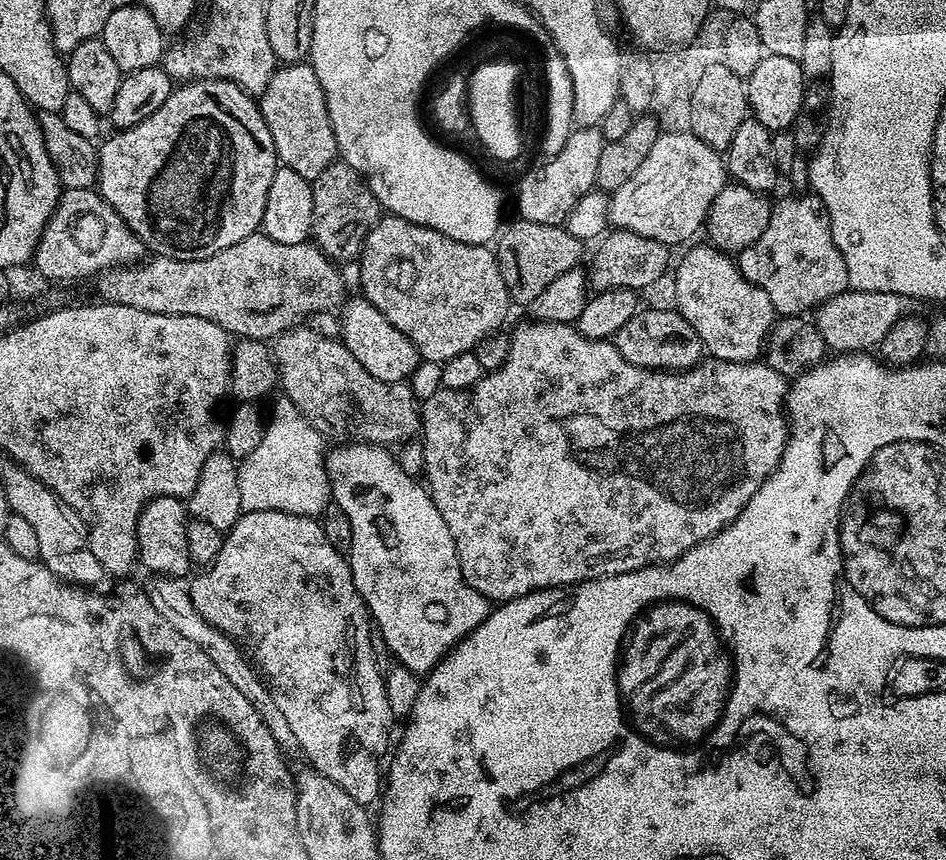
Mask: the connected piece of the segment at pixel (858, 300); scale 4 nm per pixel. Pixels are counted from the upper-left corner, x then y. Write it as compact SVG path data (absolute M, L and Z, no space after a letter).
M854 288L830 298L815 309L814 323L822 334L825 349L836 354L864 354L879 349L891 328L907 317L913 311L911 308L914 308L913 301L902 294Z

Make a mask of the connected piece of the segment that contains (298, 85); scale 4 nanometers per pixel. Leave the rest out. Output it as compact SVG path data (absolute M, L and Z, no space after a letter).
M311 63L277 67L258 103L262 118L270 130L270 138L274 138L277 161L283 167L313 182L322 174L322 170L326 170L337 159L338 149L326 98Z

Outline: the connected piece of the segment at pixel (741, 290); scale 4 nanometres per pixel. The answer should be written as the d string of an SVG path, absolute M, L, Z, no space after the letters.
M707 243L704 244L698 245L697 248L689 247L687 249L689 252L681 258L680 265L676 268L675 311L680 312L682 318L690 322L690 326L694 326L709 357L743 364L759 361L765 351L772 326L778 319L778 314L766 290L759 283L747 280L740 272L739 263L729 253L722 252L719 248L709 246Z

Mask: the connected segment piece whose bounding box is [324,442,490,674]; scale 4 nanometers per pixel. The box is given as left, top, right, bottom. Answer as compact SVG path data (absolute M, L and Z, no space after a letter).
M351 442L341 443L340 448L336 448L327 453L324 465L328 471L328 491L331 499L334 501L336 508L341 508L346 514L346 527L354 530L354 542L352 543L352 551L350 553L350 563L352 565L352 577L354 578L354 586L358 590L358 594L364 600L364 605L368 608L368 614L371 623L378 629L382 630L382 635L386 640L386 646L397 663L406 666L410 671L417 674L427 674L456 647L460 641L466 639L476 627L488 617L490 611L490 602L482 594L478 594L478 590L474 590L474 586L470 586L466 582L466 578L462 578L462 570L458 562L458 554L454 546L454 538L450 538L450 530L446 527L446 522L442 519L442 514L438 514L438 506L434 506L432 501L432 493L417 477L406 474L406 470L400 465L399 459L395 455L392 456L387 447L381 444L354 444Z

